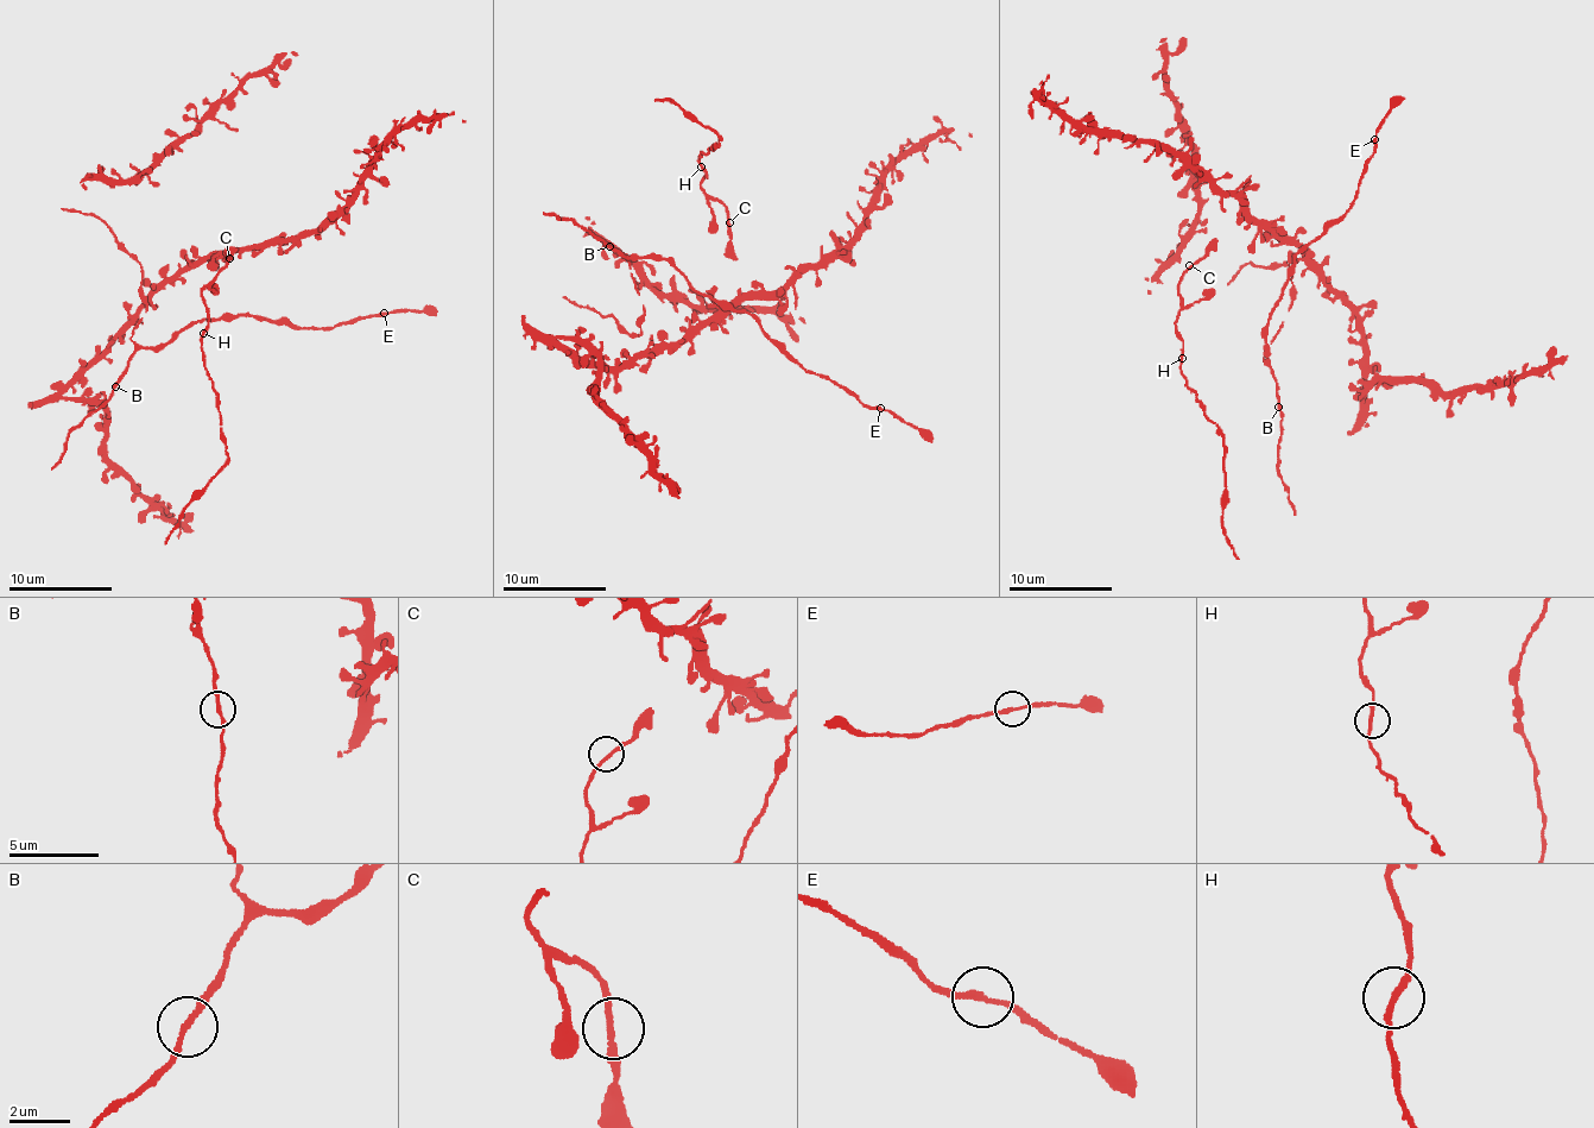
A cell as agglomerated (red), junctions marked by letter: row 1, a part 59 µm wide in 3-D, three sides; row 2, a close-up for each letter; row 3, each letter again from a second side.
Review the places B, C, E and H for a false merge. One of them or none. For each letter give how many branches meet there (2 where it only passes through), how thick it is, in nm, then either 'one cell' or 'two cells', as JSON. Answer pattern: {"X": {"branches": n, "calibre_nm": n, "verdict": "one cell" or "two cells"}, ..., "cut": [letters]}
{"B": {"branches": 2, "calibre_nm": 180, "verdict": "one cell"}, "C": {"branches": 2, "calibre_nm": 190, "verdict": "one cell"}, "E": {"branches": 2, "calibre_nm": 180, "verdict": "one cell"}, "H": {"branches": 2, "calibre_nm": 180, "verdict": "one cell"}, "cut": []}

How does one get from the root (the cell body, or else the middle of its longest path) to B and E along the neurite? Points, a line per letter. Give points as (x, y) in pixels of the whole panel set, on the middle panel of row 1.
B: (682, 344), (656, 346), (639, 328), (644, 304), (630, 272), (626, 256), (632, 256), (624, 257), (609, 246)
E: (682, 344), (656, 346), (639, 328), (627, 257), (671, 264), (700, 294), (747, 312), (805, 370), (881, 408)

